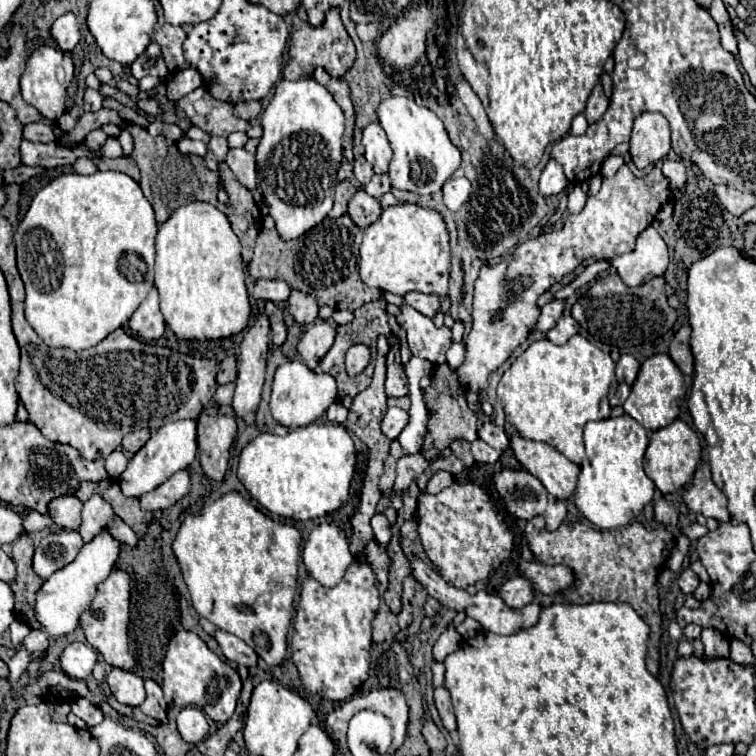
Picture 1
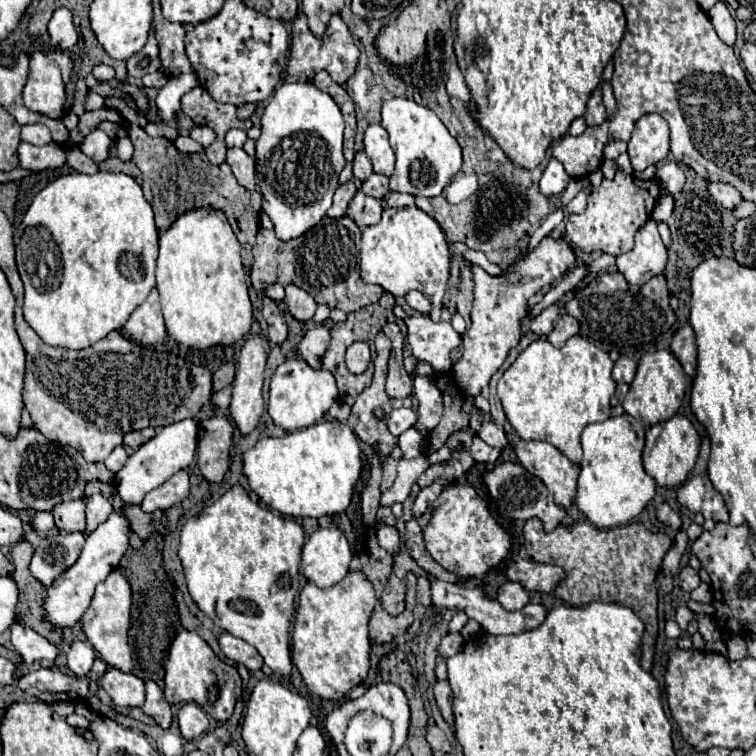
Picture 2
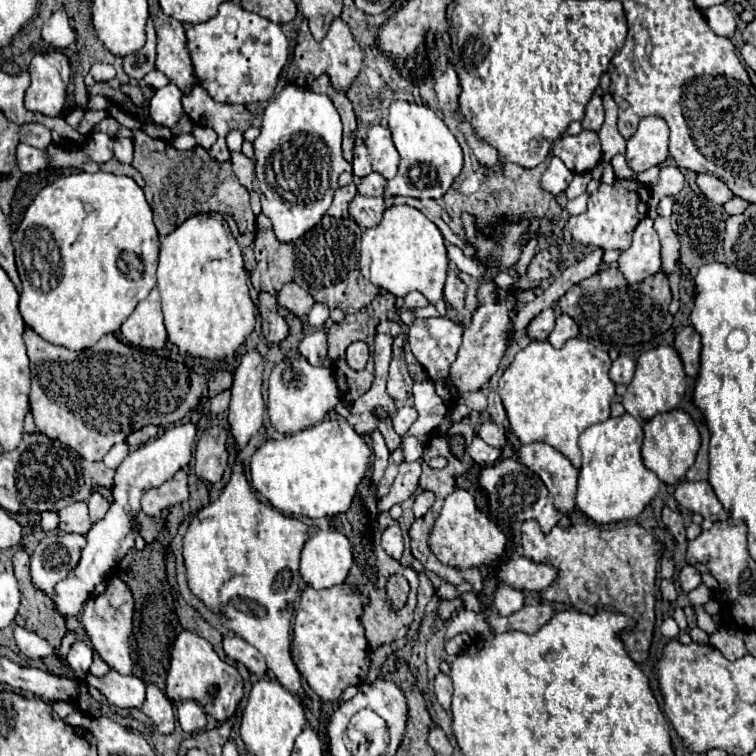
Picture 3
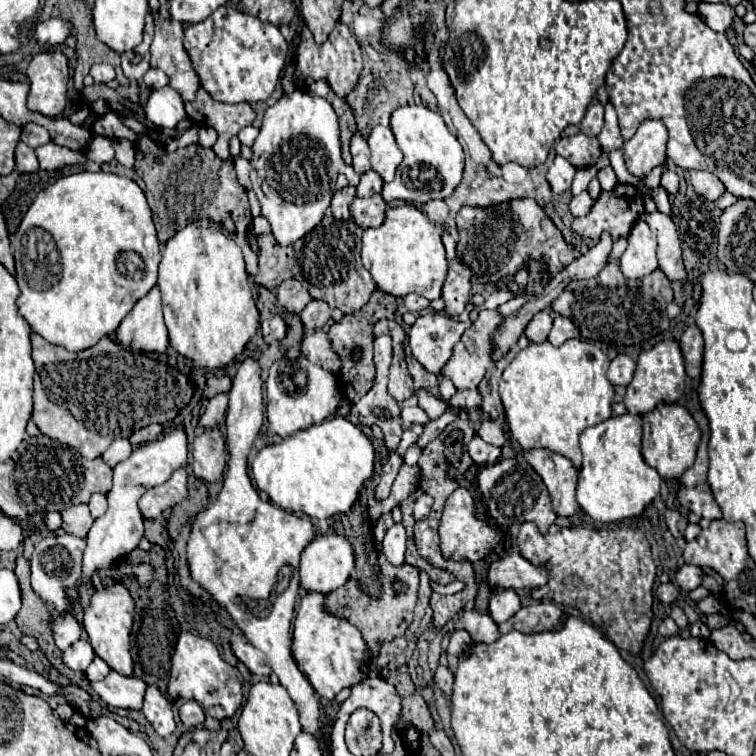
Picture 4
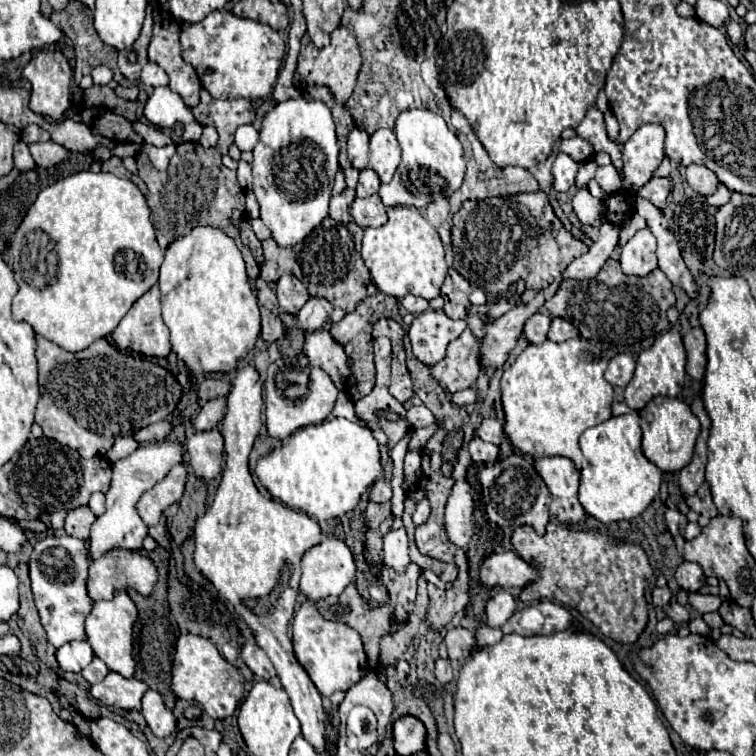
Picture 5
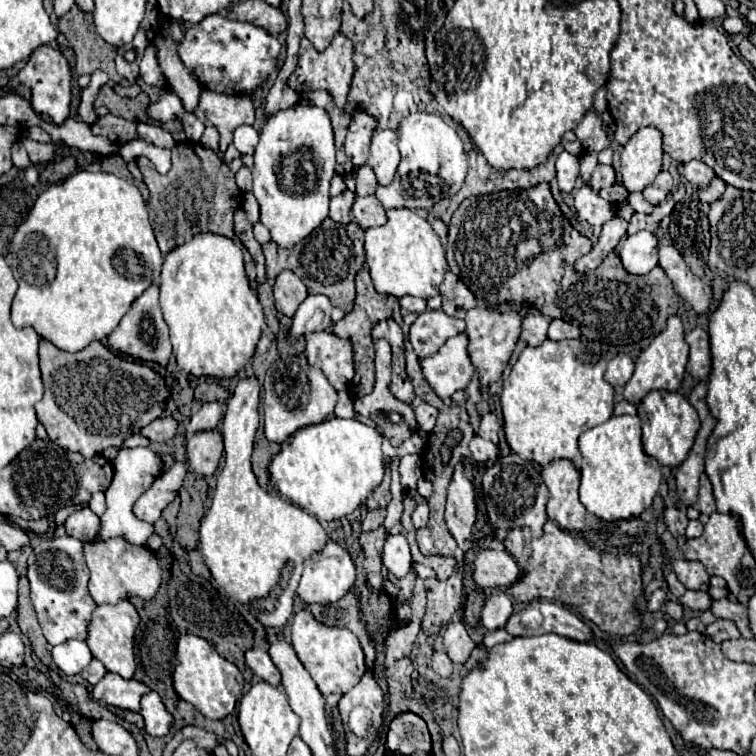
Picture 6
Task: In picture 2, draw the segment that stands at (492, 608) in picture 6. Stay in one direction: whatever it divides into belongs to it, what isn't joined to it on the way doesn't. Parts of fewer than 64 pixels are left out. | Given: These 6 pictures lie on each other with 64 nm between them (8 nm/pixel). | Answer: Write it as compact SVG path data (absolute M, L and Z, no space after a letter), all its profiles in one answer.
M506 582L498 588L496 600L504 610L514 612L514 610L522 610L528 604L528 592L518 582Z

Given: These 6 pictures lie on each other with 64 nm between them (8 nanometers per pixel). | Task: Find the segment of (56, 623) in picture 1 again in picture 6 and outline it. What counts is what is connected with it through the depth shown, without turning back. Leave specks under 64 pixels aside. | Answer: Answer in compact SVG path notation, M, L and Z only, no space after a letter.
M122 448L112 464L114 464L114 478L112 478L110 488L106 490L108 508L100 518L102 528L100 528L98 538L106 540L106 538L122 536L132 544L144 544L154 534L154 526L138 520L132 512L132 506L138 500L138 496L150 488L150 484L156 480L156 476L160 476L160 458L150 448Z

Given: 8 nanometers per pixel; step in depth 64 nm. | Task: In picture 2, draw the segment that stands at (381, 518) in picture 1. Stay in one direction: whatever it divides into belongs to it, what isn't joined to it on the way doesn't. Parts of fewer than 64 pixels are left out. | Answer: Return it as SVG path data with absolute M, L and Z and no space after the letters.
M376 524L378 528L378 542L380 546L390 552L396 554L400 550L400 534L396 530L396 526L386 526L386 524Z

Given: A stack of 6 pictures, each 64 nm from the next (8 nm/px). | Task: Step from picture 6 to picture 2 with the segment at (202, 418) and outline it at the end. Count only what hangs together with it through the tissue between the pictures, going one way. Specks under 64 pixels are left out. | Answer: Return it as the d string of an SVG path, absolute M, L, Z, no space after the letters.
M222 388L220 392L212 394L212 402L216 408L228 408L230 406L230 396L232 396L232 388Z

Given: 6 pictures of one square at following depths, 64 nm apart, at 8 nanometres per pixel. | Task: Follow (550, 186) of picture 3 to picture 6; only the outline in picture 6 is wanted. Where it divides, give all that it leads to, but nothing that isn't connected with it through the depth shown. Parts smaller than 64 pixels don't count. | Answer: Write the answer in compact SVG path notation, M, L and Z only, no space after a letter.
M564 150L564 152L558 156L558 162L556 162L558 188L560 188L562 192L570 192L570 190L576 186L578 174L580 174L580 170L578 170L578 156Z

